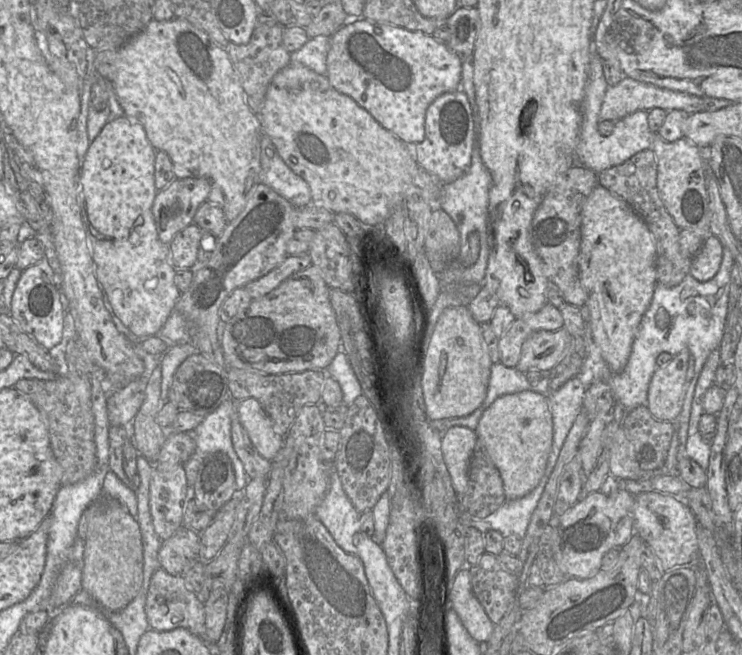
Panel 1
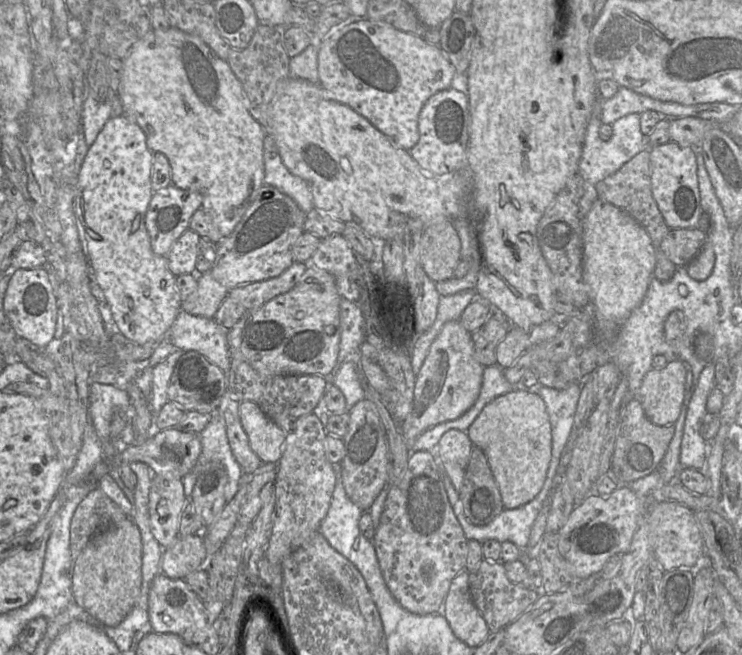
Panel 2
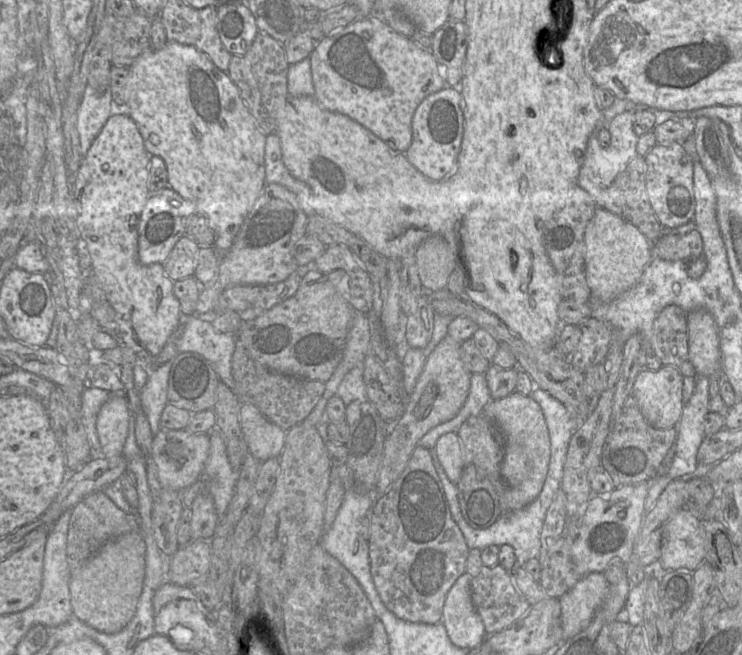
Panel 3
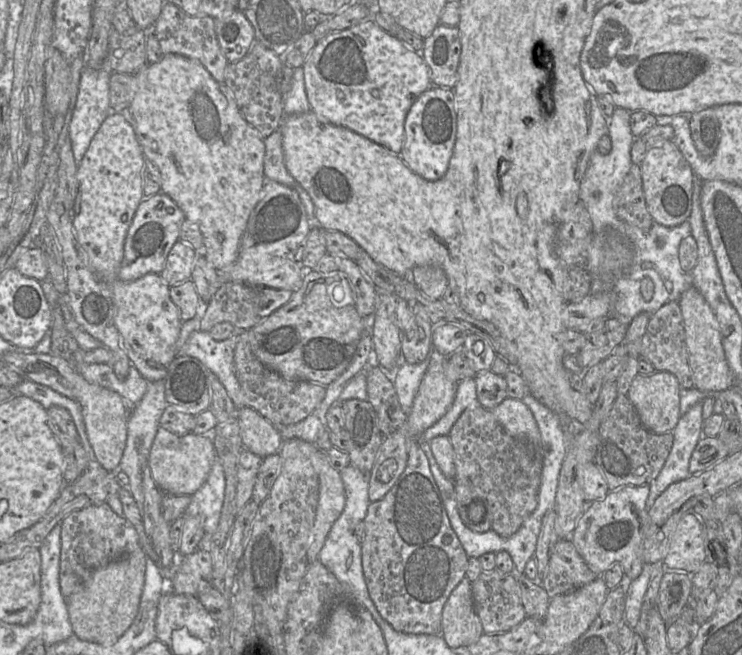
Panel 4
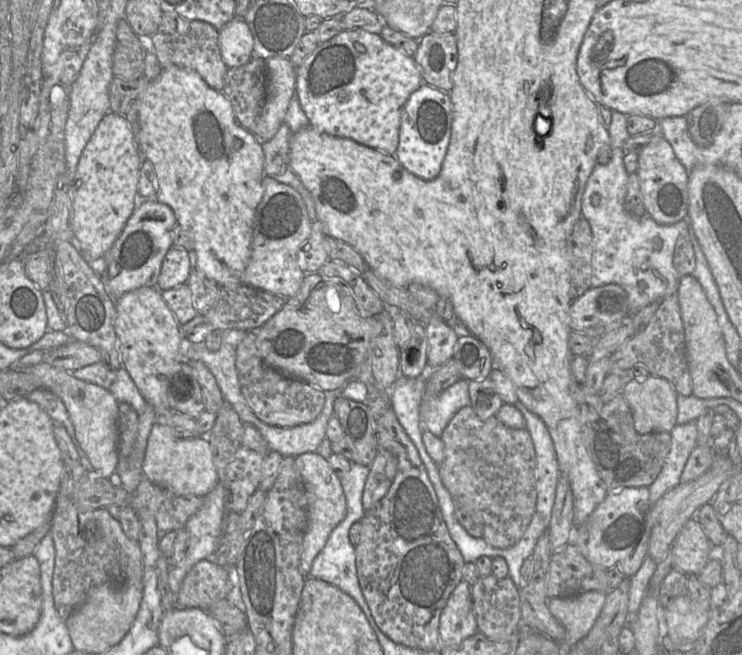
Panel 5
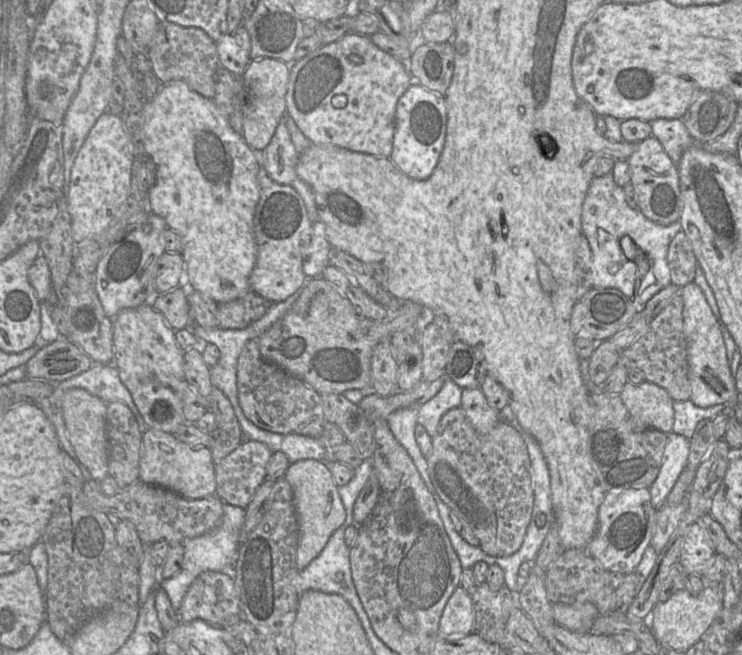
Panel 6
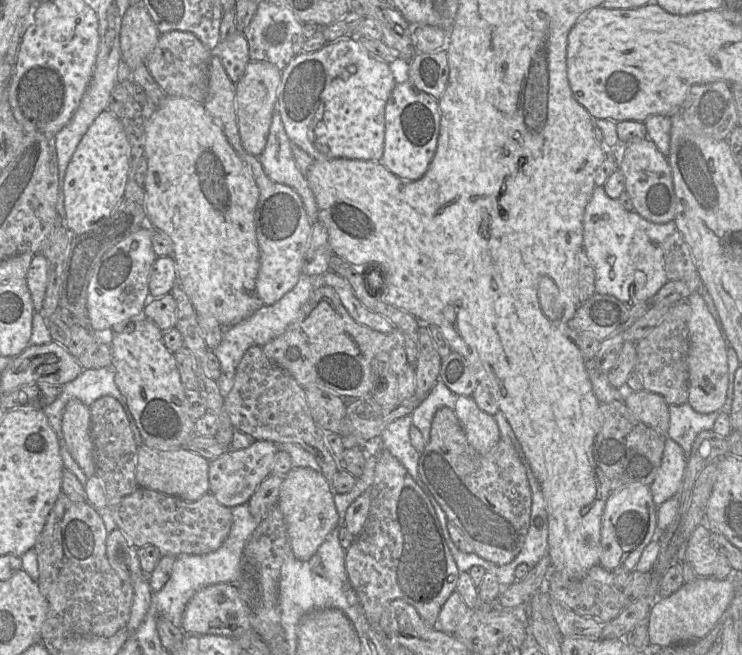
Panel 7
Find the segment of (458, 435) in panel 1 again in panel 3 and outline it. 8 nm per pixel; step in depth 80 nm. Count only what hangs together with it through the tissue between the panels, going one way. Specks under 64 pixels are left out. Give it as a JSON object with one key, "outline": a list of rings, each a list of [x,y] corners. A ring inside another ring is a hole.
{"outline":[[[449,432],[440,436],[434,449],[449,480],[457,484],[465,468],[464,449],[458,434]]]}

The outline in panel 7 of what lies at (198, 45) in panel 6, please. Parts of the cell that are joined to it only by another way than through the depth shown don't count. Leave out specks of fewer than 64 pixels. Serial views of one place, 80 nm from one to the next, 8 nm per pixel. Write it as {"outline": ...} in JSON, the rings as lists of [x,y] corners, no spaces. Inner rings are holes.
{"outline":[[[172,30],[160,34],[157,44],[144,63],[168,97],[182,97],[204,103],[208,95],[211,56],[212,52],[196,35]]]}

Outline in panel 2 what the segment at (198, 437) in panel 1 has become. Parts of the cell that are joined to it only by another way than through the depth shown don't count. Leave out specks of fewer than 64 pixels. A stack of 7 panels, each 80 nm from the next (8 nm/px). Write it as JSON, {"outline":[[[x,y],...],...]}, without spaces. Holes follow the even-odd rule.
{"outline":[[[218,412],[210,414],[209,423],[199,433],[202,445],[201,454],[194,468],[182,478],[183,490],[185,496],[190,498],[202,466],[210,461],[219,461],[224,465],[228,476],[225,498],[229,502],[237,493],[240,478],[244,472],[230,448],[224,418]]]}

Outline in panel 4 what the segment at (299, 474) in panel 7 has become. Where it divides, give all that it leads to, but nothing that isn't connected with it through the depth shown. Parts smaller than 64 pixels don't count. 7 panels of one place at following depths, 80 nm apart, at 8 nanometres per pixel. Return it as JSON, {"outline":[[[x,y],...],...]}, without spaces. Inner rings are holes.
{"outline":[[[317,450],[311,455],[311,462],[319,478],[319,499],[307,549],[308,564],[317,560],[333,523],[341,515],[346,503],[340,472],[331,466],[327,453]]]}

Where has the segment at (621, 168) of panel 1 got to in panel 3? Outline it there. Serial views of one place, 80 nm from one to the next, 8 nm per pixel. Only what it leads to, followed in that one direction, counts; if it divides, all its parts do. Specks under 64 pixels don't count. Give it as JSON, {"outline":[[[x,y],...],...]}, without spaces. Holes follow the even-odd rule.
{"outline":[[[636,155],[613,182],[598,195],[596,204],[630,222],[650,242],[655,243],[664,234],[664,228],[659,222],[647,195],[646,171],[645,157]]]}

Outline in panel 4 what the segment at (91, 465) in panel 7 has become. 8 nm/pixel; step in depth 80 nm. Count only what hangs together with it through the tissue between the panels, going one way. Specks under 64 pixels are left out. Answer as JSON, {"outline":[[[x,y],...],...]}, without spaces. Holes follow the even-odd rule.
{"outline":[[[32,350],[11,351],[3,360],[16,367],[24,379],[47,386],[59,394],[76,401],[81,408],[86,435],[96,461],[108,472],[118,469],[127,439],[129,405],[115,391],[88,383],[64,358],[52,353],[34,353]]]}

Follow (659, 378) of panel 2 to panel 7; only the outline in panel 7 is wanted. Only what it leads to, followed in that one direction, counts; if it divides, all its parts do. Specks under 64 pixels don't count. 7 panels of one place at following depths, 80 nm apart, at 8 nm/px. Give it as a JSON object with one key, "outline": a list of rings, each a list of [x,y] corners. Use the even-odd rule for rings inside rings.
{"outline":[[[643,388],[631,392],[625,403],[642,422],[668,435],[670,411],[669,404],[663,396]]]}

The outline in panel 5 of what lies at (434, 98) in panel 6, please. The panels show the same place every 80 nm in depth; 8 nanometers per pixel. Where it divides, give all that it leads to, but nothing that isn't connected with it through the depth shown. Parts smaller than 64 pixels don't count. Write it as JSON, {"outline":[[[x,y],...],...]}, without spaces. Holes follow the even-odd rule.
{"outline":[[[422,83],[406,101],[401,111],[398,161],[413,175],[434,180],[442,170],[452,136],[452,101],[449,92]]]}

